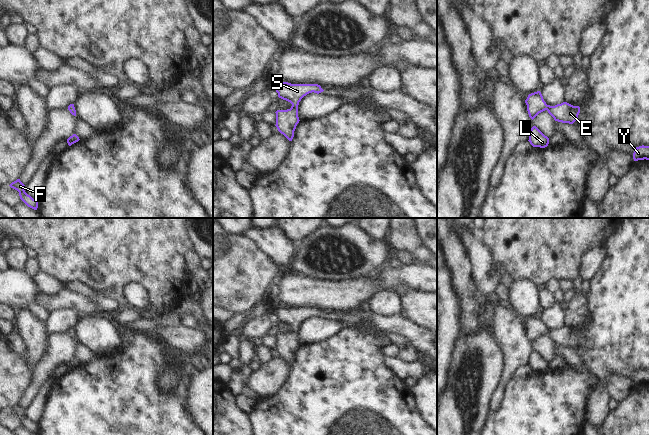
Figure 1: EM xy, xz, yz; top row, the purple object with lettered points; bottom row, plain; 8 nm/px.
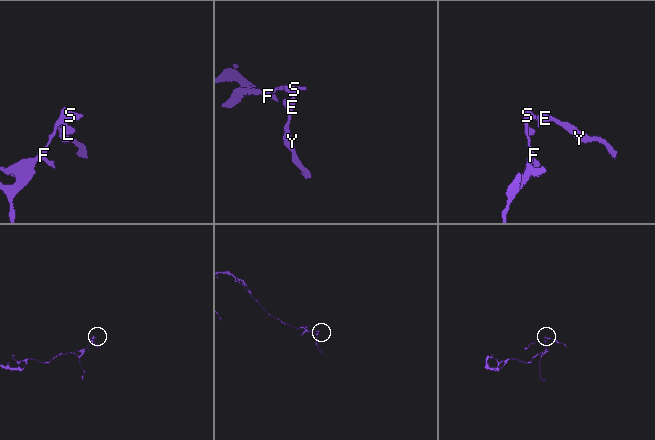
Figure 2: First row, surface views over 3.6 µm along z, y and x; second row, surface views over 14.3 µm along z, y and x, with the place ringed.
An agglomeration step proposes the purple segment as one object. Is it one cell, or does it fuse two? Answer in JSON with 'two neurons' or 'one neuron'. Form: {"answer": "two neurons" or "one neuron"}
{"answer": "one neuron"}

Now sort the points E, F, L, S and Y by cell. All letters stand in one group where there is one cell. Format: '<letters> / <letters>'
E F L S Y

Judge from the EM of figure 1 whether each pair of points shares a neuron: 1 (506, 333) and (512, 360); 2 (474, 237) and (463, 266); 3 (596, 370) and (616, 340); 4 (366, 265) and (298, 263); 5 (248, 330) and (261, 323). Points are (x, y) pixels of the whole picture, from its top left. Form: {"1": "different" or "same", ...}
{"1": "same", "2": "different", "3": "same", "4": "same", "5": "same"}

